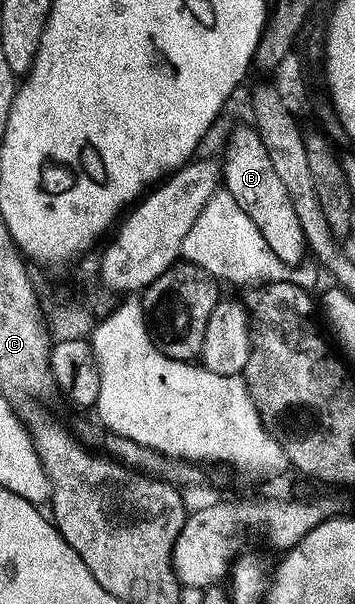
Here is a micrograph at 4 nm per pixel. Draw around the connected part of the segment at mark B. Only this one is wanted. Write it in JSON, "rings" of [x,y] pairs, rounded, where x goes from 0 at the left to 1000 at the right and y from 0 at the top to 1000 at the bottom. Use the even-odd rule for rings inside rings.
{"rings":[[[713,209],[670,210],[651,220],[648,238],[637,243],[637,273],[623,275],[620,290],[631,298],[631,315],[654,320],[654,326],[665,326],[665,339],[710,359],[710,373],[732,379],[744,399],[755,399],[755,412],[766,412],[794,435],[831,439],[851,427],[865,427],[856,379],[845,379],[845,364],[823,348],[823,331],[755,262],[755,247],[744,247]]]}

